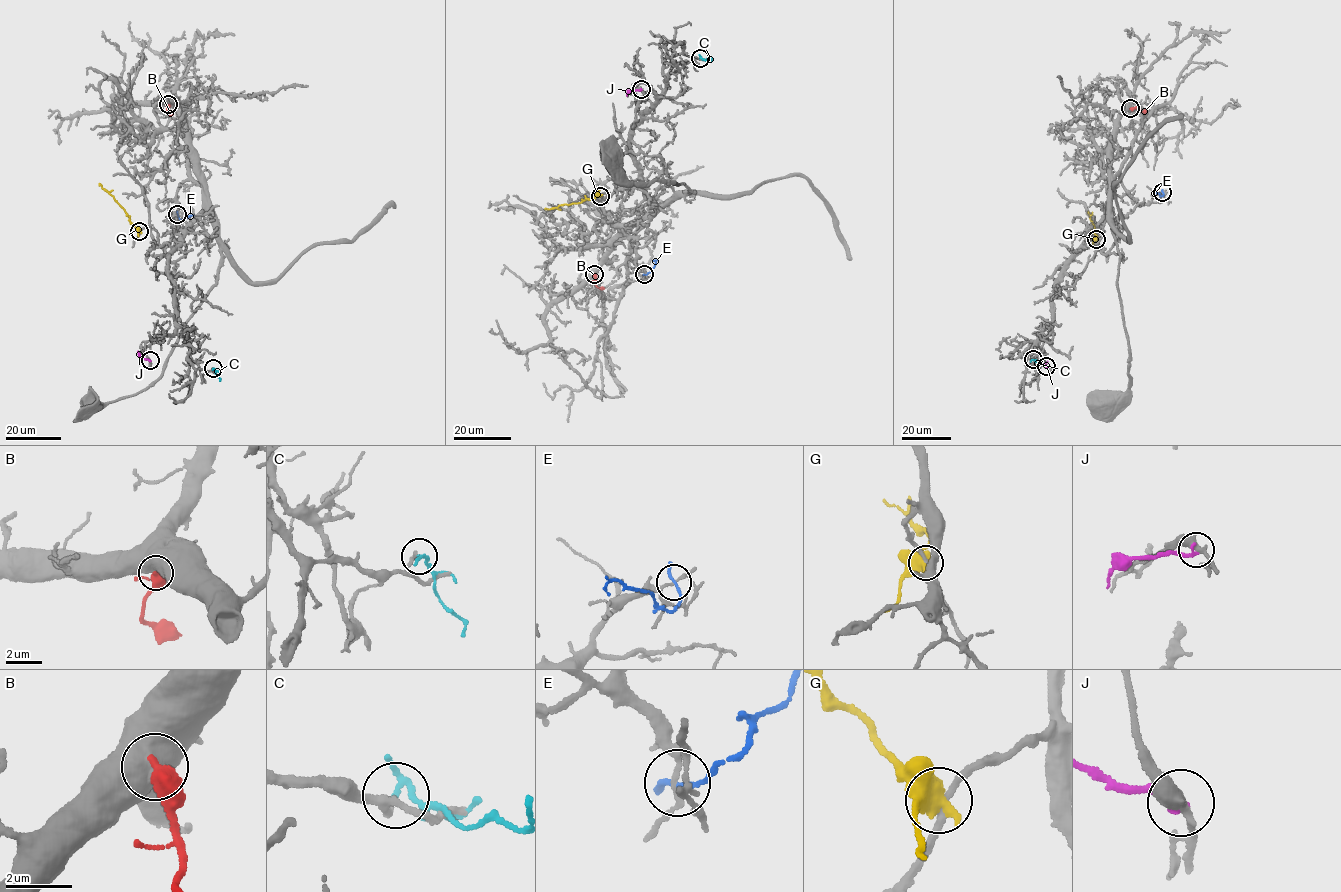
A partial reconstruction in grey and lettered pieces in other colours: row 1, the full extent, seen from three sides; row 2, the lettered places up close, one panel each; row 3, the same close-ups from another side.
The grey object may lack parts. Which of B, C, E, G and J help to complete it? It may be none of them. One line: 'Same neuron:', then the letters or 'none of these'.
Same neuron: none of these

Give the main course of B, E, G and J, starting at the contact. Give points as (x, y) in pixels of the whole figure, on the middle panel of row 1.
B: (593, 274), (596, 286), (604, 288)
E: (644, 274), (658, 259)
G: (600, 195), (544, 208)
J: (641, 90), (630, 90), (626, 96)

